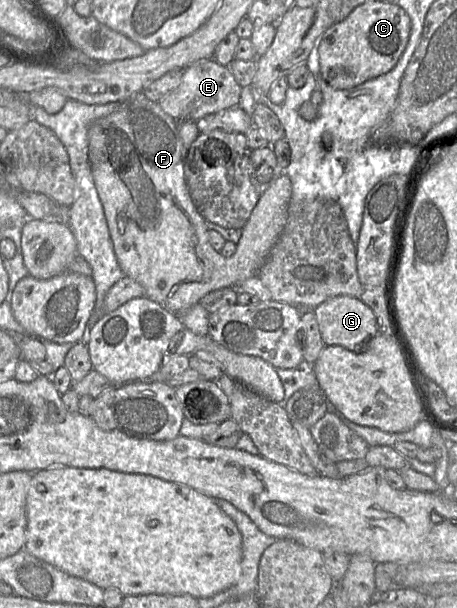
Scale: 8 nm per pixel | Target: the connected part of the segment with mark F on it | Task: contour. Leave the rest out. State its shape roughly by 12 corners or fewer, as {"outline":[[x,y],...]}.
{"outline":[[142,92],[88,128],[118,264],[175,315],[258,276],[287,174],[210,245],[178,121]]}

